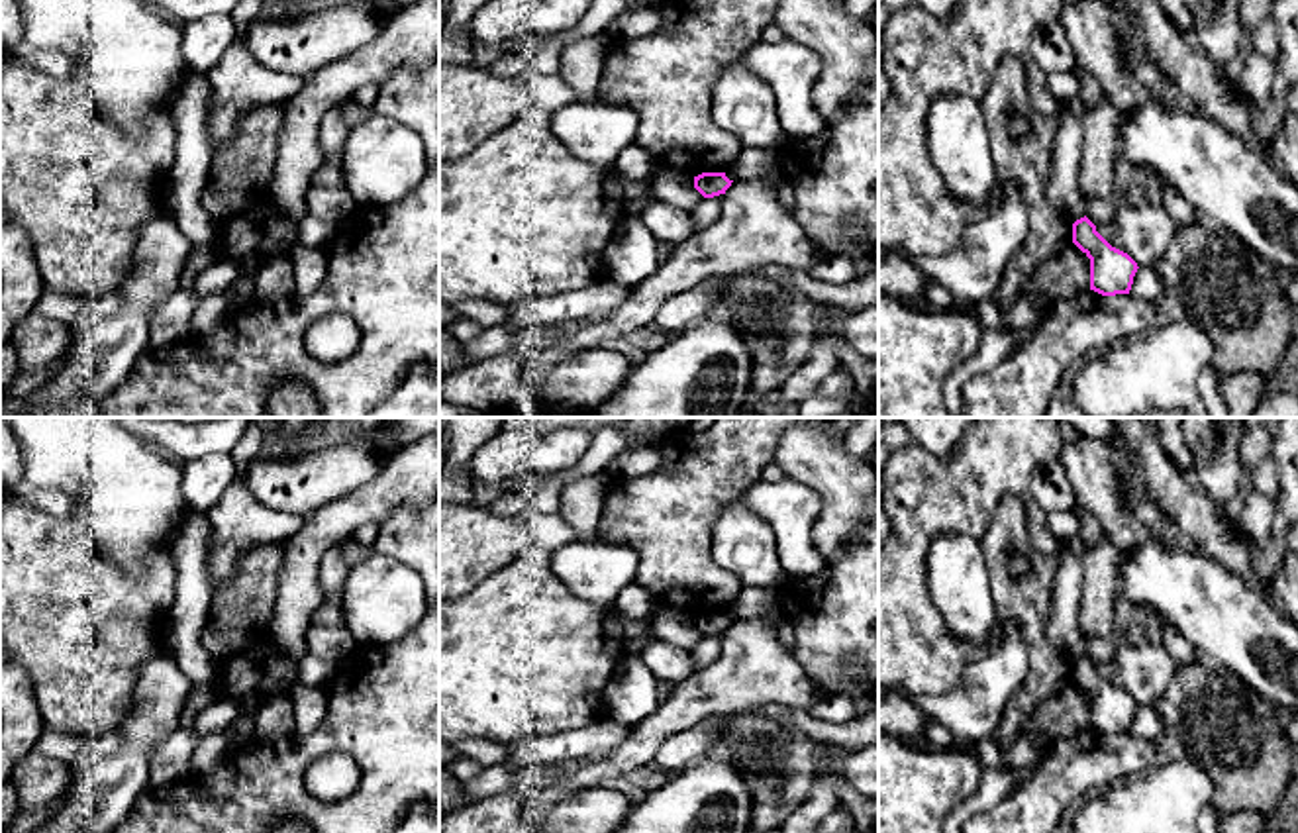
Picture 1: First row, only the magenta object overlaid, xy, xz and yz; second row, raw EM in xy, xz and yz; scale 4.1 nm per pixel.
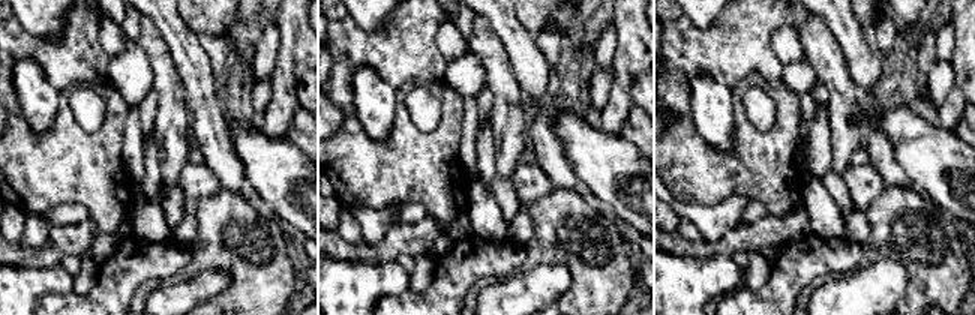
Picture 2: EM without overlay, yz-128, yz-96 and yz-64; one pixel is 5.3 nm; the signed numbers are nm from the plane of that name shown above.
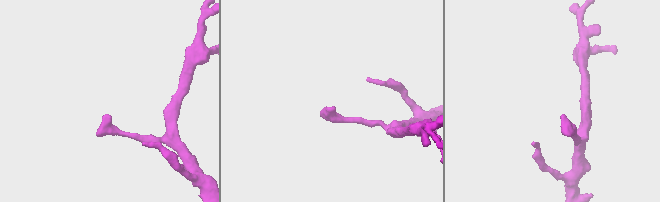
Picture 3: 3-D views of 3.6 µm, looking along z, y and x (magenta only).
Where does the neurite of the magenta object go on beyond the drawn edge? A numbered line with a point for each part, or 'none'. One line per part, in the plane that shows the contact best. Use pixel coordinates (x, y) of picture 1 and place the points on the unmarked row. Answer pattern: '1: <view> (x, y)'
none

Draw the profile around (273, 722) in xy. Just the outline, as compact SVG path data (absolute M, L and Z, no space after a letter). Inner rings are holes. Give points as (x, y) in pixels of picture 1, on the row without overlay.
M288 692L269 698L253 715L251 731L261 741L294 737L294 710Z

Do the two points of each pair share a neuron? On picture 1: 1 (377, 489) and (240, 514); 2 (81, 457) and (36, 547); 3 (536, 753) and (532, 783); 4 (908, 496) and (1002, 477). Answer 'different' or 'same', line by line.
1: different
2: different
3: different
4: same

